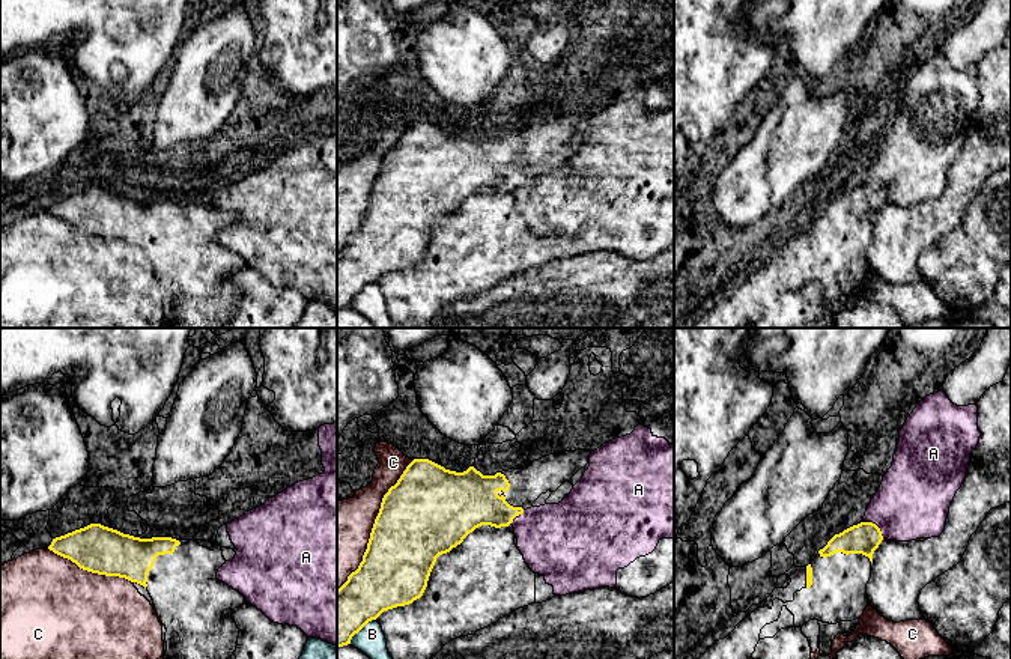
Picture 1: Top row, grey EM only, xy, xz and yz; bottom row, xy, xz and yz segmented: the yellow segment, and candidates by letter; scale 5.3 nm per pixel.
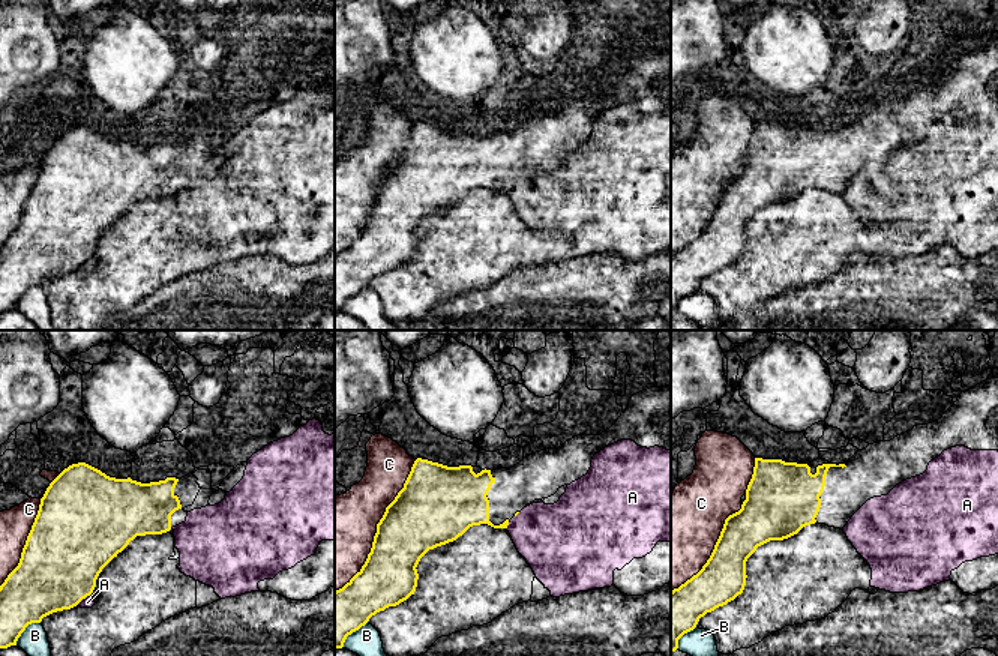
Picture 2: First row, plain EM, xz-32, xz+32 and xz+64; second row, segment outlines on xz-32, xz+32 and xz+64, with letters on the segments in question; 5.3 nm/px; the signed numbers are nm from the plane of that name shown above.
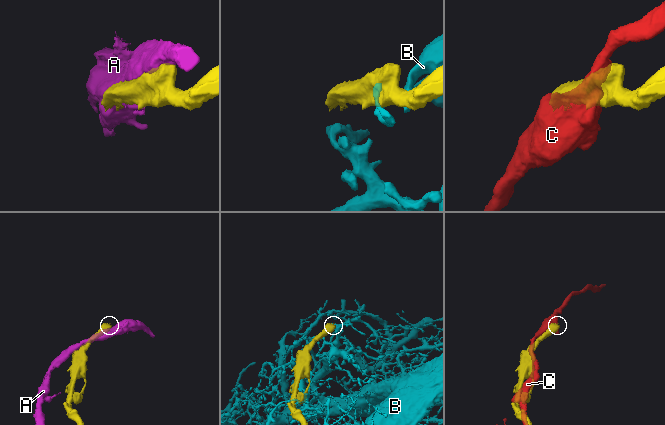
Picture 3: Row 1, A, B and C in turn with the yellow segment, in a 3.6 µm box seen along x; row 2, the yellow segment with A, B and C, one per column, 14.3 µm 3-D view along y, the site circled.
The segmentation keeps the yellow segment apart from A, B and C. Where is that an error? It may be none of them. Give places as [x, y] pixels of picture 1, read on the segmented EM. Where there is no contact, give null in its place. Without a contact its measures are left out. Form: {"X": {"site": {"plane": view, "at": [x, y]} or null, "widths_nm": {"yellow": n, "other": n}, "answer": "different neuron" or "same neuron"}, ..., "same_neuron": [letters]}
{"A": {"site": {"plane": "yz", "at": [876, 525]}, "widths_nm": {"yellow": 160, "other": 380}, "answer": "different neuron"}, "B": {"site": {"plane": "xz", "at": [360, 629]}, "widths_nm": {"yellow": 280, "other": 160}, "answer": "different neuron"}, "C": {"site": {"plane": "xz", "at": [373, 525]}, "widths_nm": {"yellow": 440, "other": 340}, "answer": "different neuron"}, "same_neuron": []}

